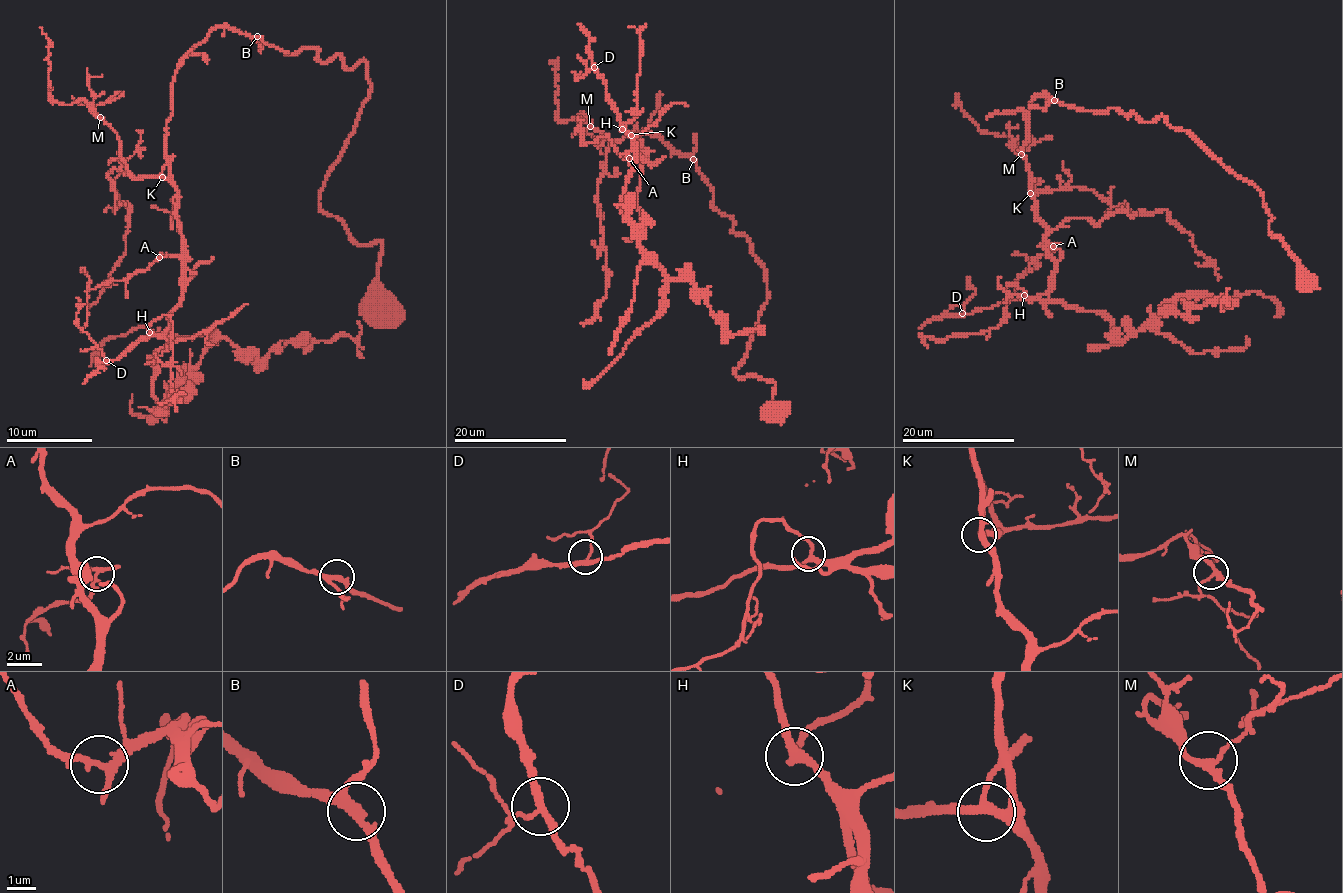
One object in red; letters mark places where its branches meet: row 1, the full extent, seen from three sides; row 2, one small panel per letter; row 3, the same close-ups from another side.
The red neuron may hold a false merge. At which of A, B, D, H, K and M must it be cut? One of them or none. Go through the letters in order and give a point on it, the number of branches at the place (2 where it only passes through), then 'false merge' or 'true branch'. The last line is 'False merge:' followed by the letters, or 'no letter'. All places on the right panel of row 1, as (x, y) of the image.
A: (1053, 246) | 3 | true branch
B: (1054, 100) | 3 | true branch
D: (962, 313) | 3 | true branch
H: (1024, 295) | 3 | true branch
K: (1030, 193) | 3 | true branch
M: (1021, 154) | 3 | true branch
False merge: no letter

